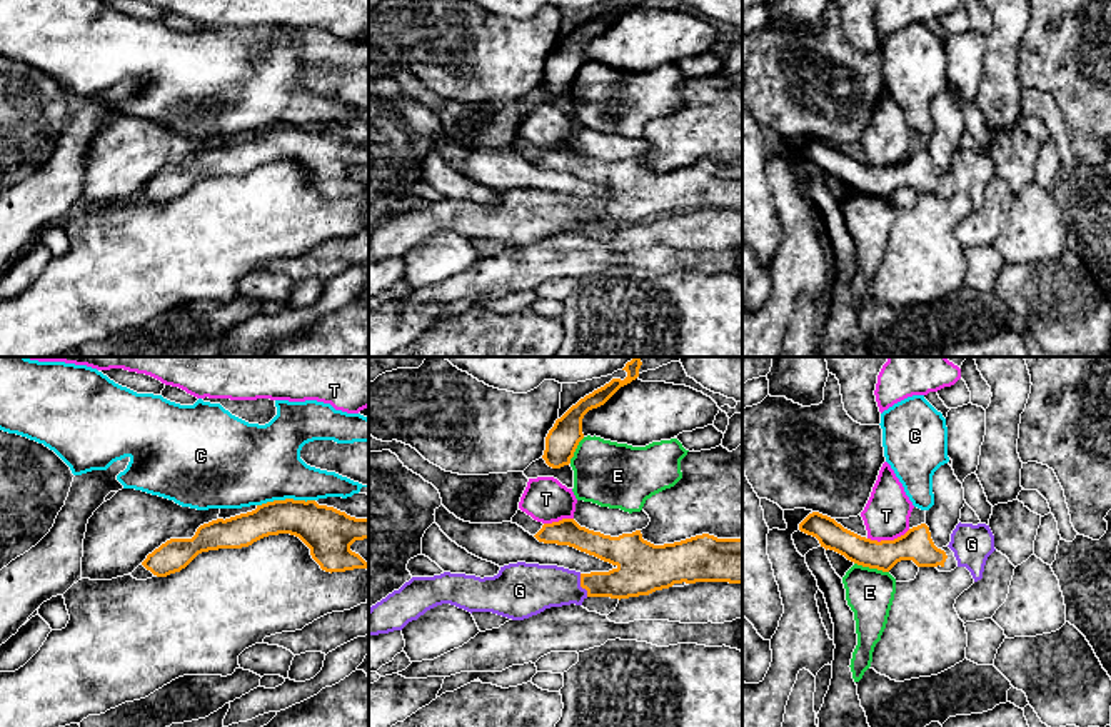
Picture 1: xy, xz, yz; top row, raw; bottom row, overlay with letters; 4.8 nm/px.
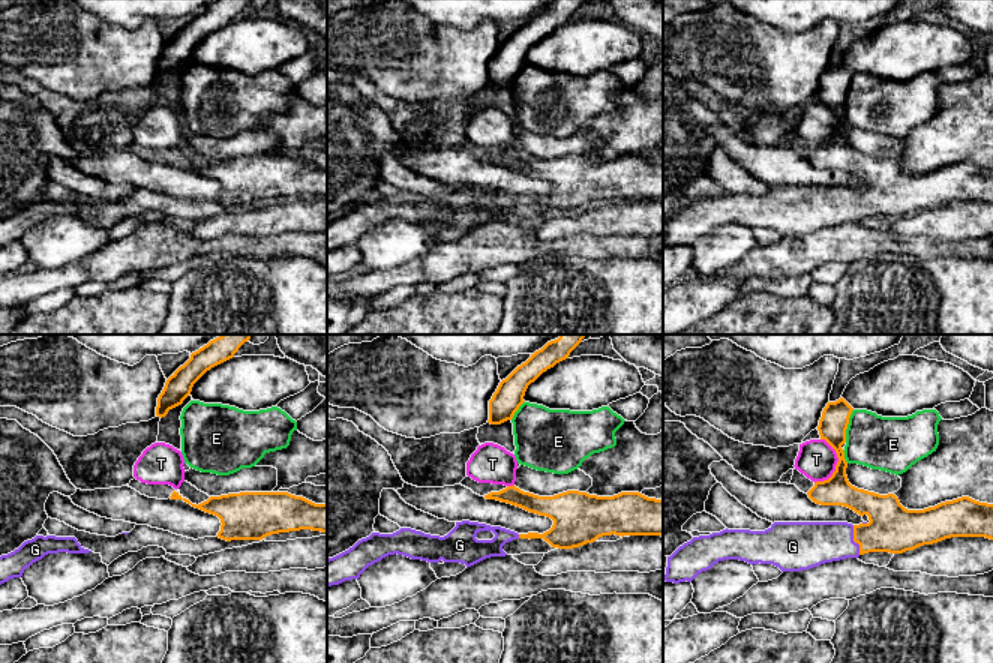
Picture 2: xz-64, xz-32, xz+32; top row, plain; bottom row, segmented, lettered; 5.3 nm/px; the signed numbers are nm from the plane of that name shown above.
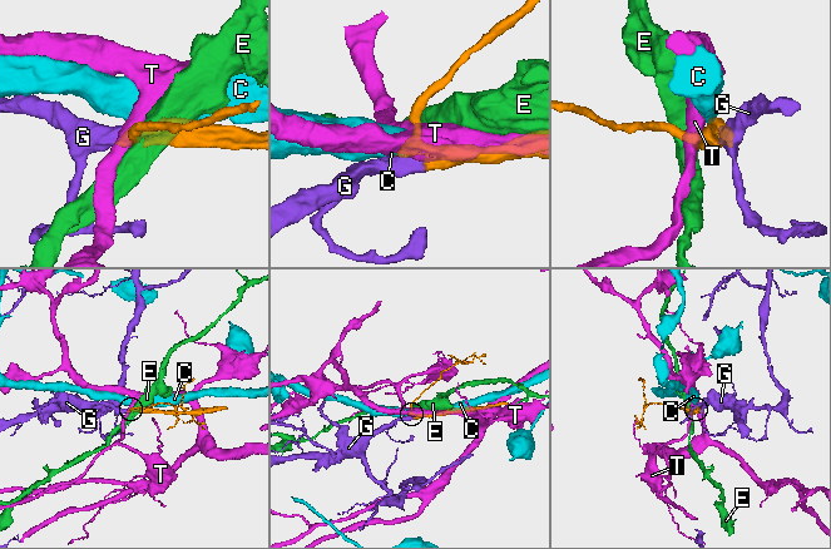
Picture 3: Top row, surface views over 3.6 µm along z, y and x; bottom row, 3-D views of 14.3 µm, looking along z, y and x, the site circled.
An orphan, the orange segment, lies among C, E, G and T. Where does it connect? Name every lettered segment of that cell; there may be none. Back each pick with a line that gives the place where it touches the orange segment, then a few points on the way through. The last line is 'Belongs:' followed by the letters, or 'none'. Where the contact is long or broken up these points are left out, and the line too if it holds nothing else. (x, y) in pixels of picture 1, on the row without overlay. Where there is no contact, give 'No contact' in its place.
G: Touches orange at xz (581, 212)
Belongs: G

